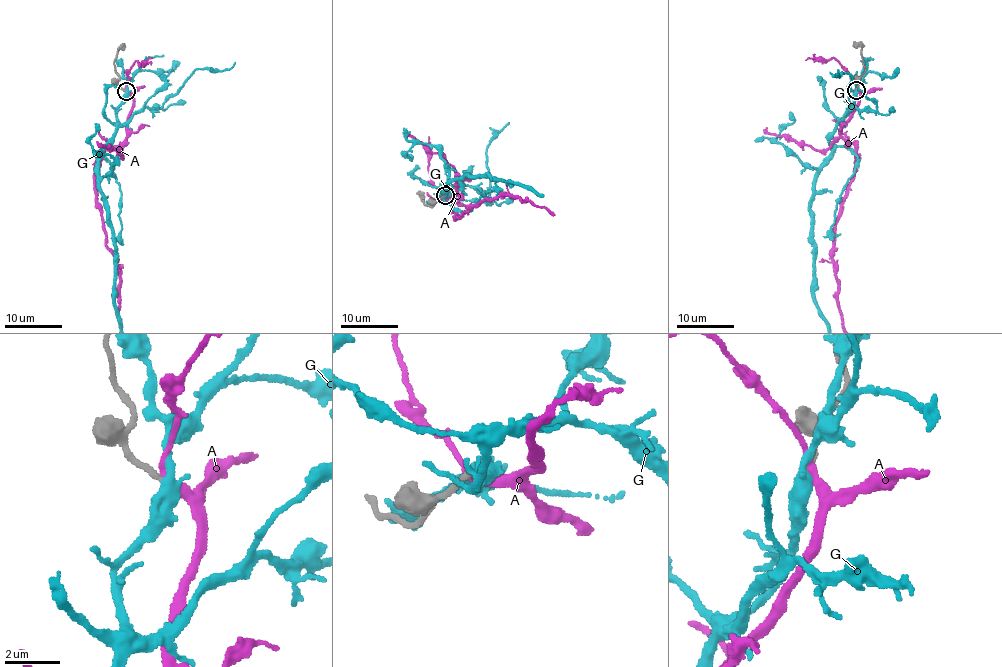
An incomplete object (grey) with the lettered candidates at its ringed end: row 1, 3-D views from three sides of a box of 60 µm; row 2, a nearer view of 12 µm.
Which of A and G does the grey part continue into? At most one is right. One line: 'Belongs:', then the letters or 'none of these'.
Belongs: A

